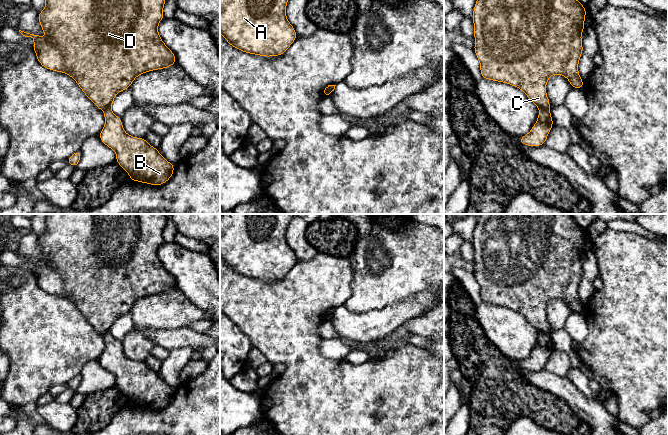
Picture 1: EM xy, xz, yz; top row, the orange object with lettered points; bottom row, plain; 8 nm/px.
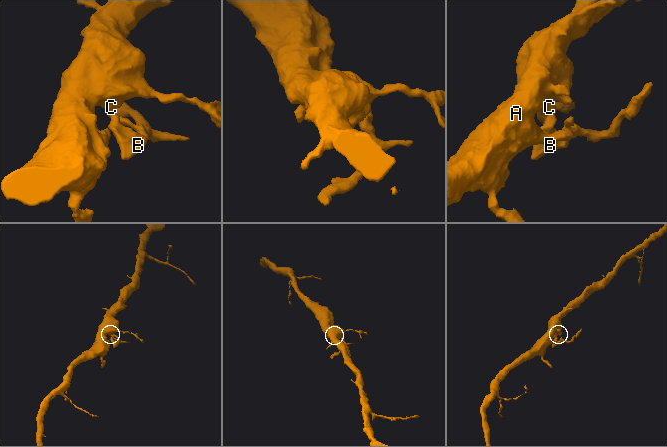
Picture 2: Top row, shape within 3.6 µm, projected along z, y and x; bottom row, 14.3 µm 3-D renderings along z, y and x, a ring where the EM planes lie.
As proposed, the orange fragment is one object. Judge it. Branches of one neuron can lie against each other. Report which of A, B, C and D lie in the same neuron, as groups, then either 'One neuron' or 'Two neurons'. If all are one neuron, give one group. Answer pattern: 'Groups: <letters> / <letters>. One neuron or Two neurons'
Groups: A C D / B. Two neurons

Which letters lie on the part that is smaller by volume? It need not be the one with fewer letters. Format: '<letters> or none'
B

